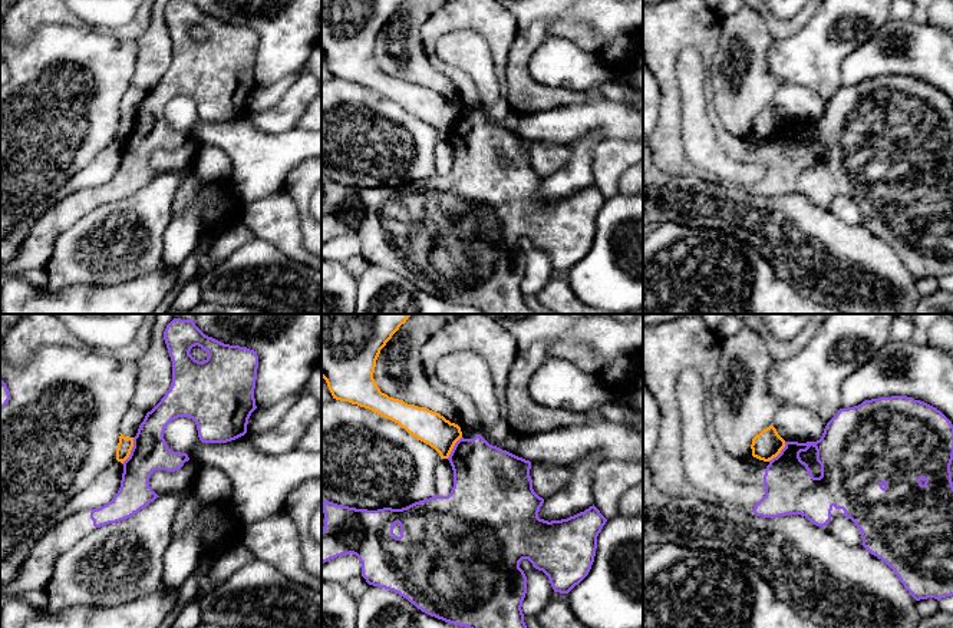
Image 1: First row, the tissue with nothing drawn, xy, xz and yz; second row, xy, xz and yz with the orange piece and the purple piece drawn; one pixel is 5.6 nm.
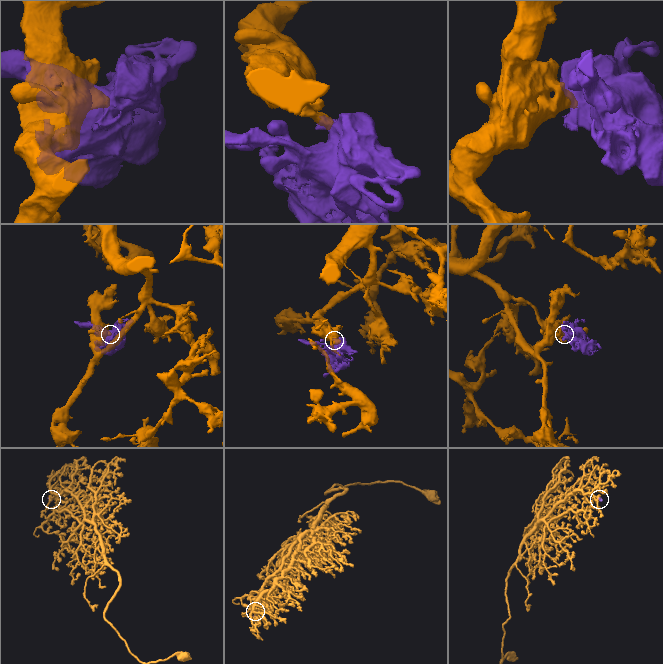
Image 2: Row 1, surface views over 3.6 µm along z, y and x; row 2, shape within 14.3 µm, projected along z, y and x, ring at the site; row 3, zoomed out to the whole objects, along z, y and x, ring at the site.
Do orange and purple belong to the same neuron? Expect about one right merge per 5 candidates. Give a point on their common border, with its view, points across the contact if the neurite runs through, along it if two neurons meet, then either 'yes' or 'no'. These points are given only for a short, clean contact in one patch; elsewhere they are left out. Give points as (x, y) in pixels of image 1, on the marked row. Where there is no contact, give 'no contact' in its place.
xy (131, 449) | along xy (134, 438), (131, 453), (122, 463) | no

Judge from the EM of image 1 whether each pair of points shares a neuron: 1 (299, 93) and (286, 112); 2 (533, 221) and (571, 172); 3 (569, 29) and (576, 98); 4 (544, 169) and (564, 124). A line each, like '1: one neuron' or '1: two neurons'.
1: one neuron
2: two neurons
3: two neurons
4: two neurons

